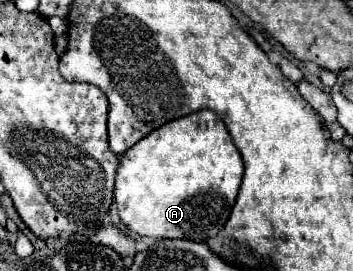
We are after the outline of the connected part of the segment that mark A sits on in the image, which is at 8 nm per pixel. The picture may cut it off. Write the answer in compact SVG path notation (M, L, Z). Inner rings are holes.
M197 111L169 121L121 155L115 203L129 231L155 239L207 241L215 237L235 205L243 179L243 159L213 111Z

